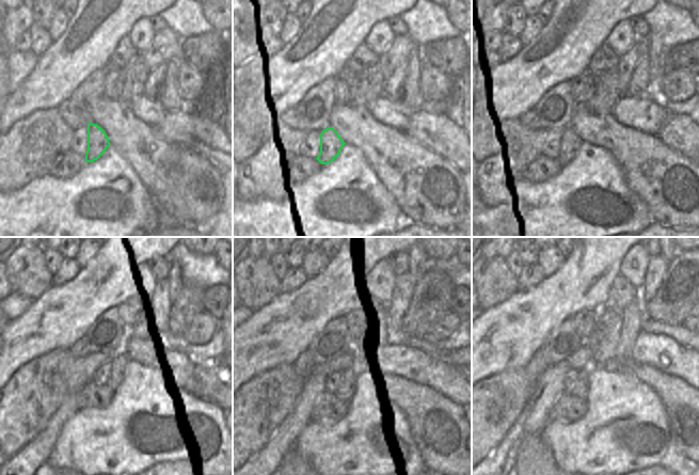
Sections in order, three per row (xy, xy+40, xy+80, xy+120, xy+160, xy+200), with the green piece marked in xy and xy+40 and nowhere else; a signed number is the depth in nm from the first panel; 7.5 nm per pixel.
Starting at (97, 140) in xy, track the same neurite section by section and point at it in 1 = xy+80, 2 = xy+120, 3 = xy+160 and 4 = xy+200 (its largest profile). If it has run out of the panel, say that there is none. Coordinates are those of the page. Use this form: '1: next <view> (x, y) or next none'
1: next xy+80 (570, 143)
2: next xy+120 (88, 397)
3: next xy+160 (329, 408)
4: next xy+200 (566, 409)

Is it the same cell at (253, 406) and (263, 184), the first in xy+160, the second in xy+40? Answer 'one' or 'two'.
one

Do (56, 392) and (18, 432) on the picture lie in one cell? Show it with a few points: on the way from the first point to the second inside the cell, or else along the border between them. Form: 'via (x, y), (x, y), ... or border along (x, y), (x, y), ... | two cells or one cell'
via (46, 401), (25, 423) | one cell

